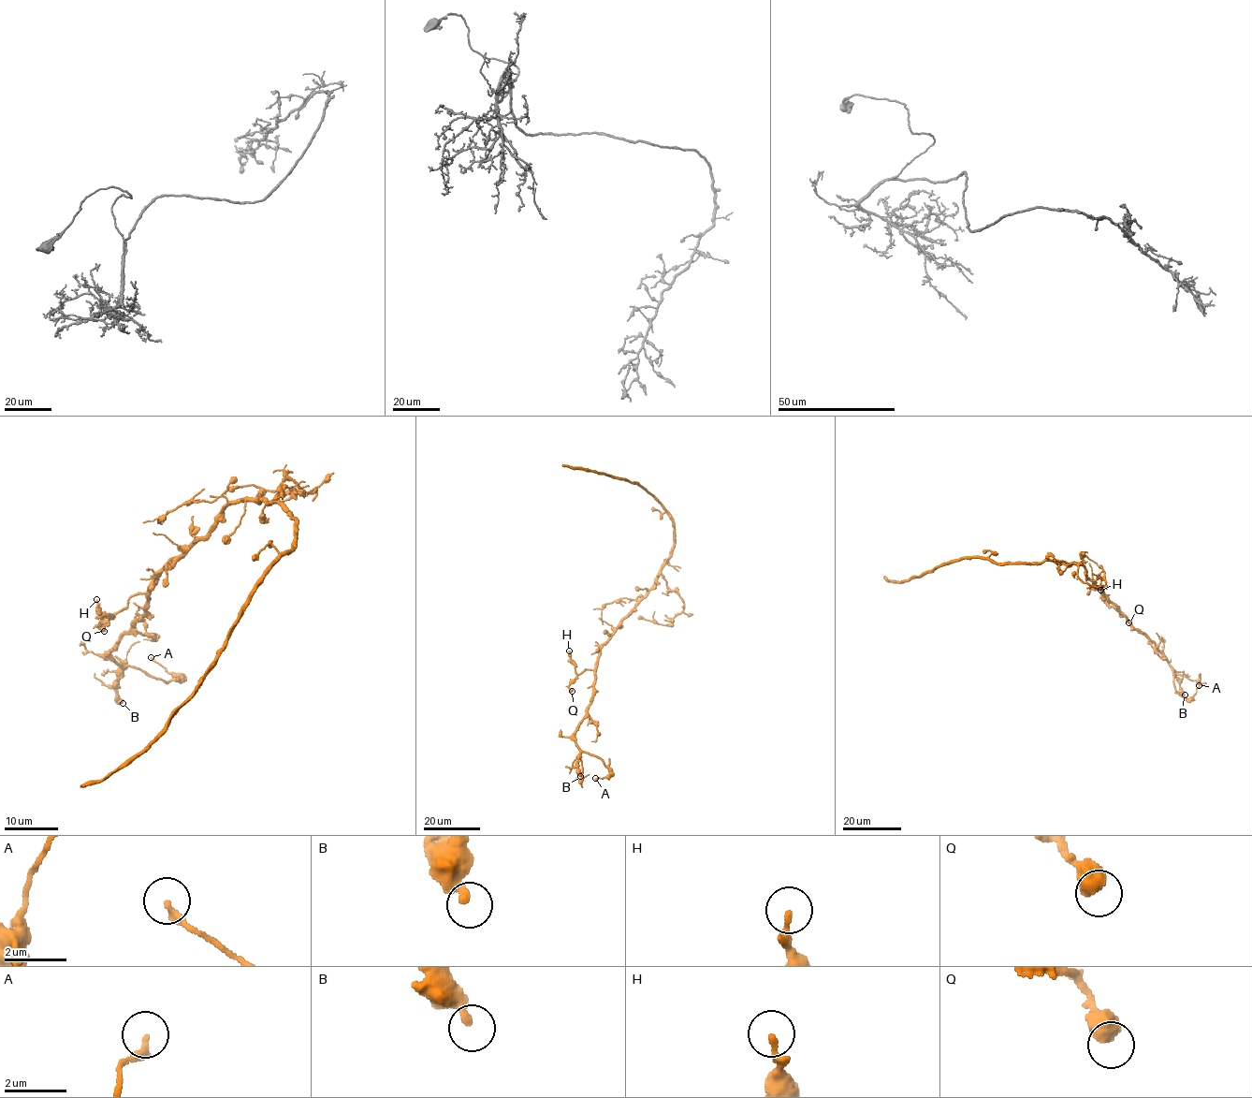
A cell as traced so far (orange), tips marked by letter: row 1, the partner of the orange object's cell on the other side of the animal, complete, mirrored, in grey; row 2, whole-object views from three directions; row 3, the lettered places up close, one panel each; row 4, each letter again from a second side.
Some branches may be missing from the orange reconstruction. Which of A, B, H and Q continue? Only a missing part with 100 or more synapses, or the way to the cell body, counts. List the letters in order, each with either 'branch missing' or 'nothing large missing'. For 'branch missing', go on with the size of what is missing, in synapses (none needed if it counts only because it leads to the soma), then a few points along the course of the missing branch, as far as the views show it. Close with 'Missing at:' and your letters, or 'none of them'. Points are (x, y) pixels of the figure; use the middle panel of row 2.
A: nothing large missing
B: nothing large missing
H: nothing large missing
Q: nothing large missing
Missing at: none of them

